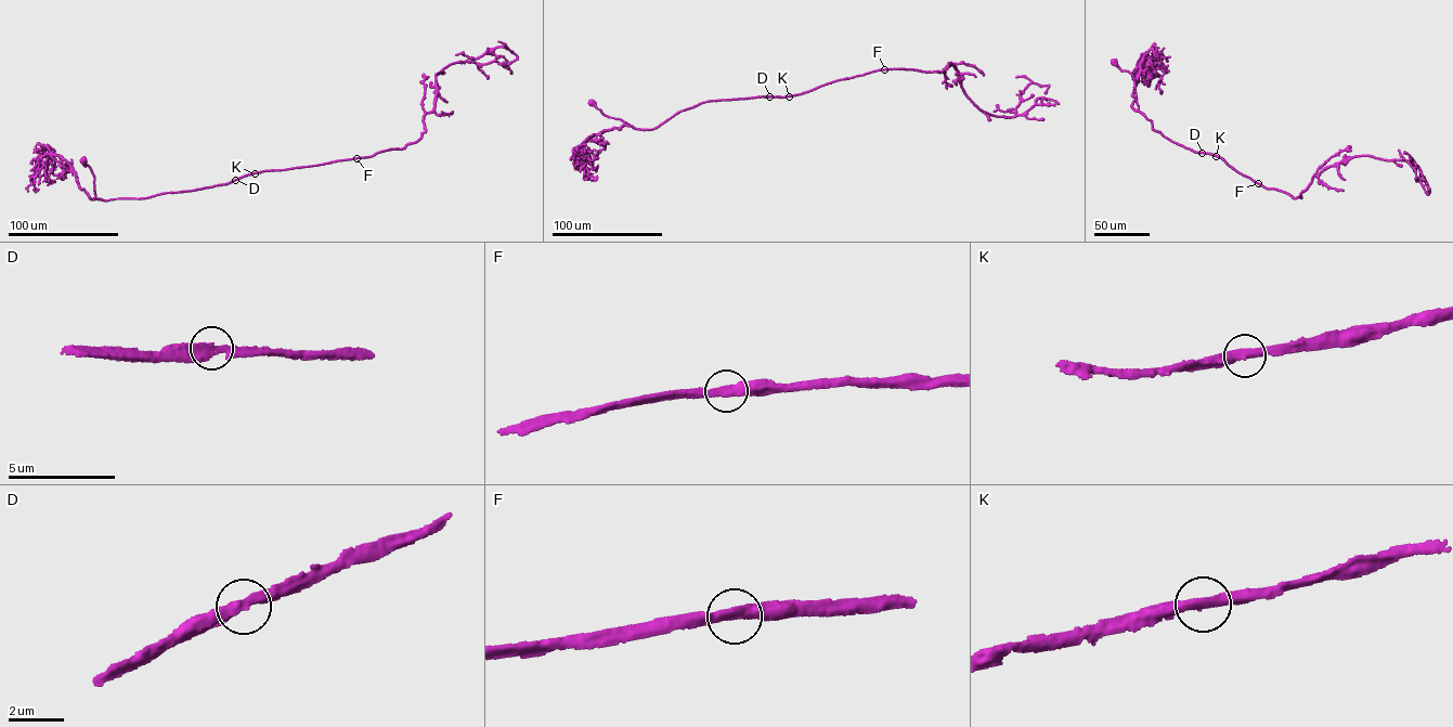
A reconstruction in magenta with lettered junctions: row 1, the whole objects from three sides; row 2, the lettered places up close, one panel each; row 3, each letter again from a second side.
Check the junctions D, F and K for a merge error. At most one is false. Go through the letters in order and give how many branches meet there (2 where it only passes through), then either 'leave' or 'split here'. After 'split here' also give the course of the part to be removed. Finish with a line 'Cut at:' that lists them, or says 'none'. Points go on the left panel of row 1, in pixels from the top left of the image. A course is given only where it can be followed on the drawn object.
D: branches 2; leave
F: branches 2; leave
K: branches 2; leave
Cut at: none

